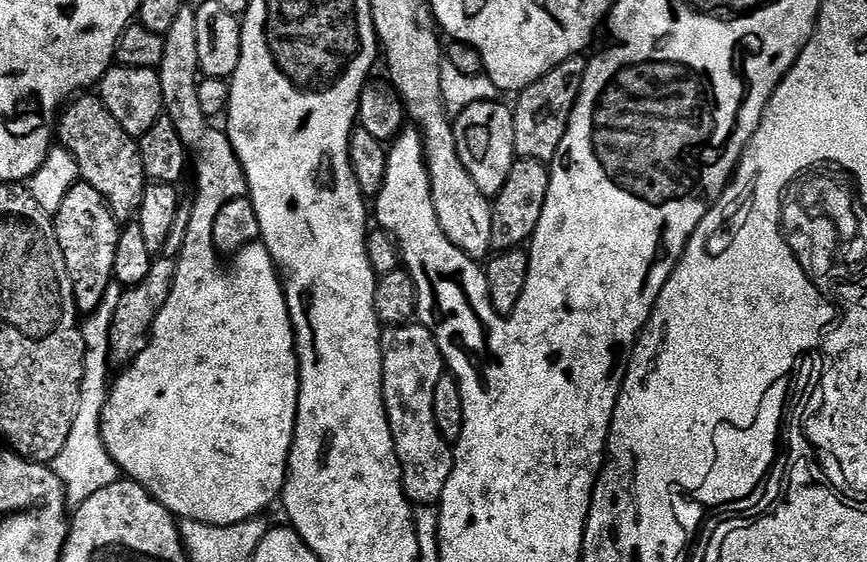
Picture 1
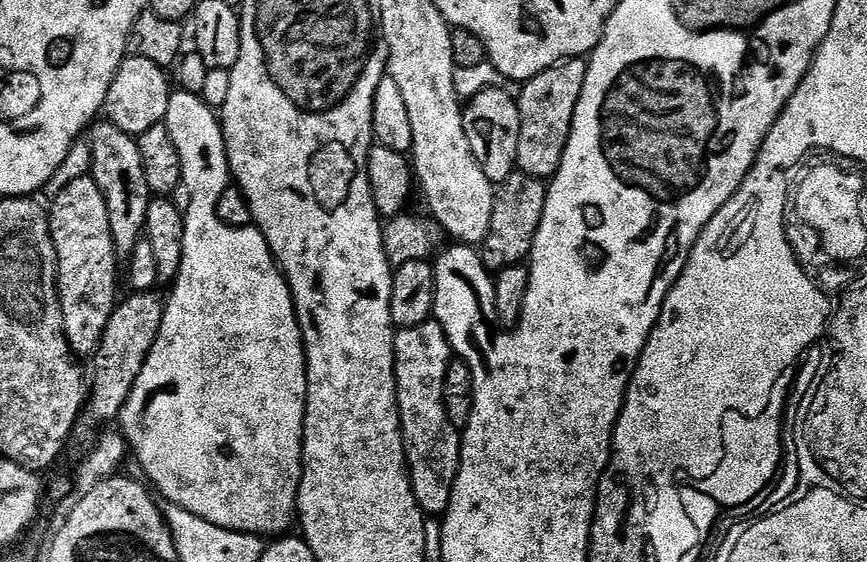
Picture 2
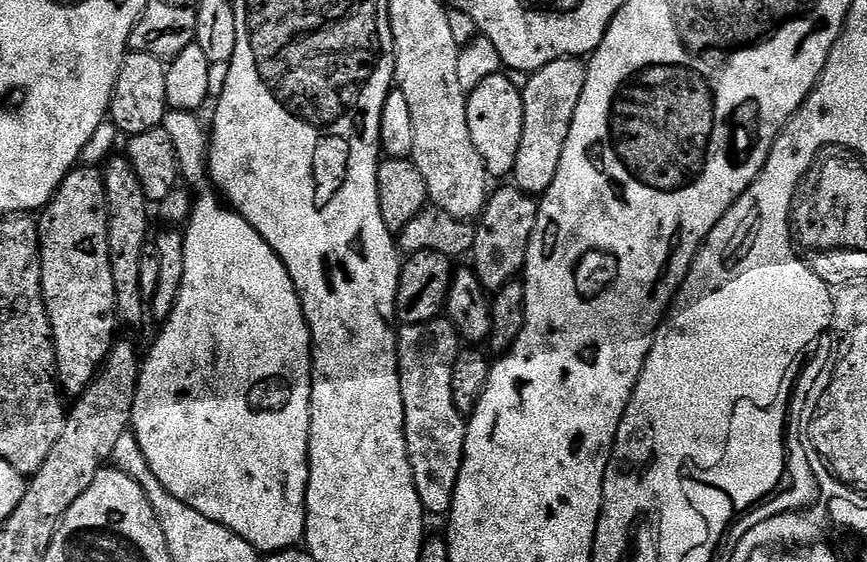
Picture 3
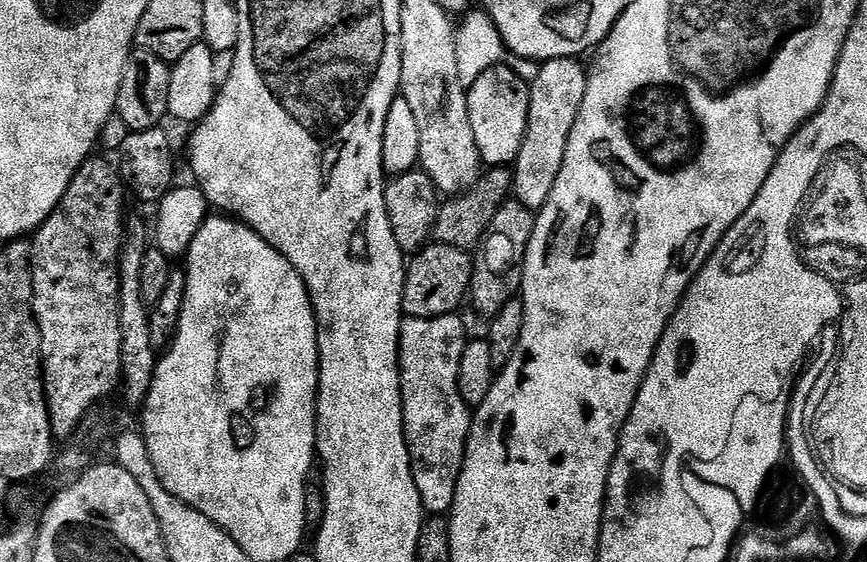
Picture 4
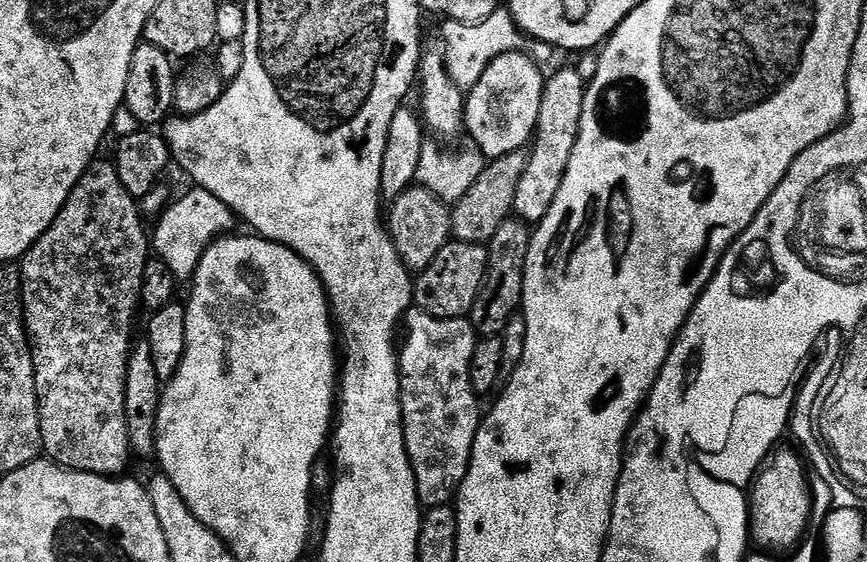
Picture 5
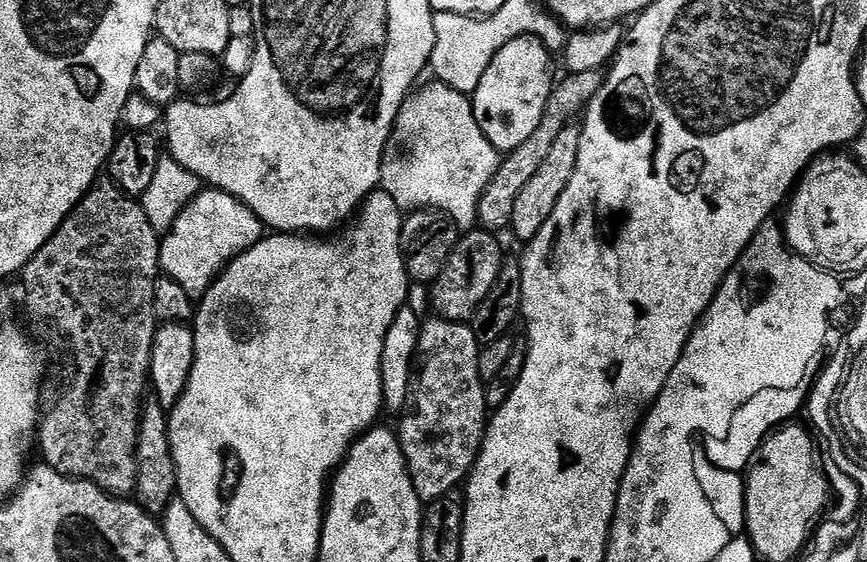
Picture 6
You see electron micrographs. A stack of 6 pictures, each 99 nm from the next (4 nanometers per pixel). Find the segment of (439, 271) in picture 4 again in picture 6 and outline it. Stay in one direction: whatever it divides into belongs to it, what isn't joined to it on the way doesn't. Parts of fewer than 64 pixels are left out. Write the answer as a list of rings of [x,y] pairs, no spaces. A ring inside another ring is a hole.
[[[468,230],[457,239],[454,250],[438,278],[430,285],[431,311],[444,320],[468,322],[472,313],[490,294],[490,286],[498,282],[498,274],[506,263],[501,237],[487,230]]]

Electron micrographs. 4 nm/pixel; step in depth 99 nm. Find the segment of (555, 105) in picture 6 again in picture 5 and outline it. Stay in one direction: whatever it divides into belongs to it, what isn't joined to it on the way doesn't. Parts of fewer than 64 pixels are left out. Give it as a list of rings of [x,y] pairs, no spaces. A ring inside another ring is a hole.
[[[524,150],[489,159],[474,186],[470,186],[470,190],[466,190],[451,209],[453,237],[462,242],[488,245],[494,234],[498,234],[498,226],[513,215],[514,194],[518,194],[518,182],[527,165],[528,152]]]

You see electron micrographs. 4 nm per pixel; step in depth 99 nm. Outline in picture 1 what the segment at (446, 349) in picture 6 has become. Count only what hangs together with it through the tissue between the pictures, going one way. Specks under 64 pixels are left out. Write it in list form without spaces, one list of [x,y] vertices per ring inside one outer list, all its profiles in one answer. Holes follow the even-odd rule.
[[[419,322],[385,327],[380,345],[384,405],[400,463],[404,492],[413,505],[439,505],[442,490],[446,490],[446,482],[452,473],[454,459],[453,445],[442,438],[434,418],[434,390],[438,387],[438,378],[446,375],[444,355],[438,350],[435,331]]]

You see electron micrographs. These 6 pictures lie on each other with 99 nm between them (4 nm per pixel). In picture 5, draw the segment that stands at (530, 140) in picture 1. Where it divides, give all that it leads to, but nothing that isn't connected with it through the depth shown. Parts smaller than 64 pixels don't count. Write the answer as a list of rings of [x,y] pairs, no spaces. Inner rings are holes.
[[[564,68],[544,81],[542,106],[538,110],[534,139],[528,152],[528,165],[518,182],[518,194],[514,194],[515,215],[529,226],[539,224],[546,214],[550,214],[558,186],[562,186],[562,178],[566,178],[566,166],[570,166],[570,154],[580,133],[585,87],[585,77],[580,77],[572,68]]]

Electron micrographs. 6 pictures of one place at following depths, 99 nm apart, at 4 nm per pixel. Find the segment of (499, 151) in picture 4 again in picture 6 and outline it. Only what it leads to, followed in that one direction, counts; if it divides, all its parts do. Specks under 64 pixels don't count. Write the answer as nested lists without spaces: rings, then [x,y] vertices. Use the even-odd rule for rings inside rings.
[[[519,36],[514,42],[506,42],[502,50],[494,54],[486,74],[478,82],[475,92],[471,93],[472,113],[482,126],[482,134],[500,151],[507,154],[514,151],[542,122],[546,102],[554,87],[552,80],[553,53],[549,52],[541,40],[533,36]]]

